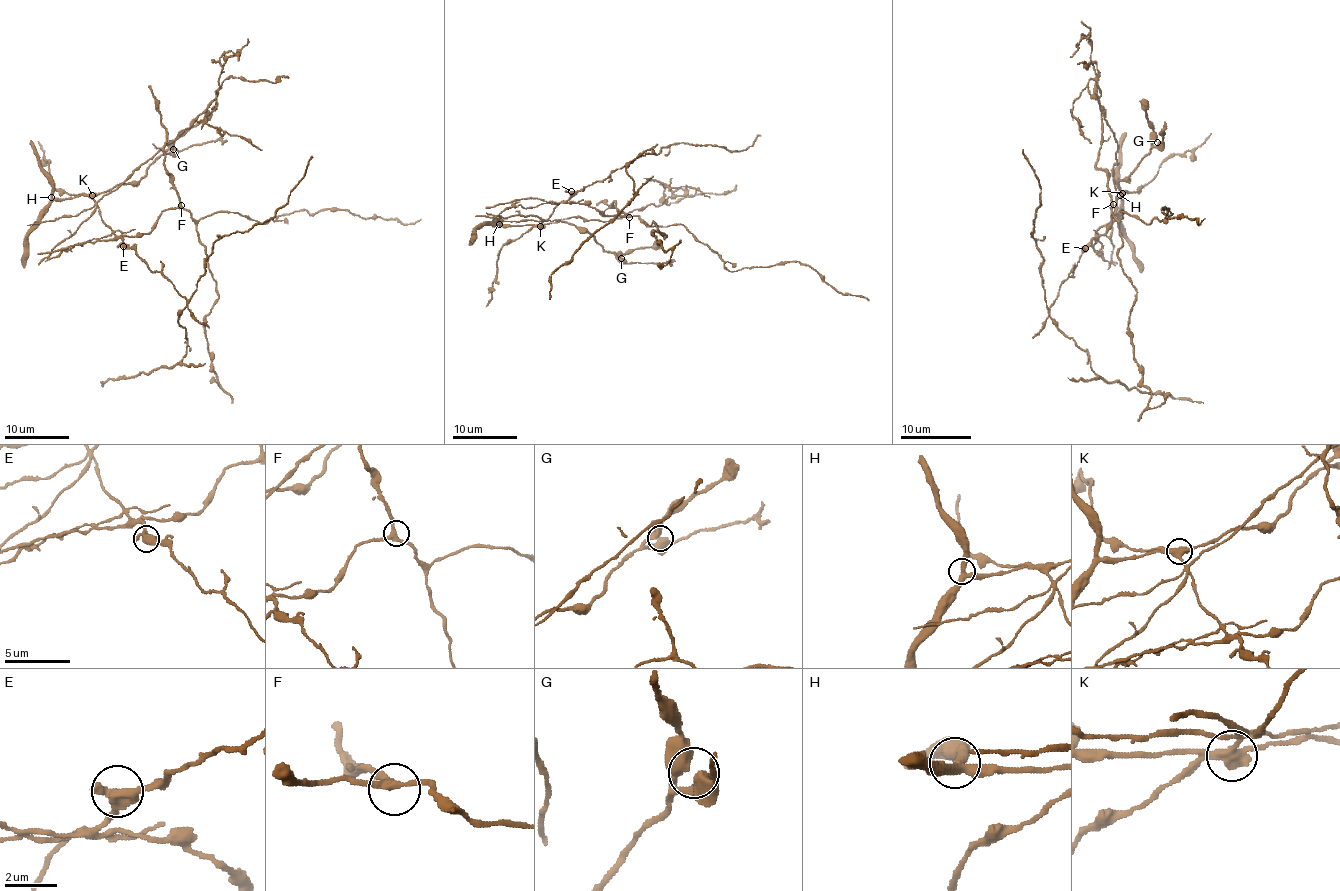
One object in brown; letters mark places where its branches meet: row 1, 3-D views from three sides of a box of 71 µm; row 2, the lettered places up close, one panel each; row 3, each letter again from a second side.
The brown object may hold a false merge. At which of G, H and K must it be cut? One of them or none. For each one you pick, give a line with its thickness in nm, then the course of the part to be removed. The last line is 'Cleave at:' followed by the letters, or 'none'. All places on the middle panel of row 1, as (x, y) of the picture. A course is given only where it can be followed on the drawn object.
K: 400 nm thick; foreign part runs (541, 225), (560, 203), (683, 224), (729, 271), (799, 261), (868, 301)
Cleave at: K

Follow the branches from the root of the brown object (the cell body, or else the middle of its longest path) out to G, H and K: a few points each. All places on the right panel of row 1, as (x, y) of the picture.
G: (1101, 236), (1095, 236), (1113, 218), (1117, 209), (1117, 182), (1124, 181), (1157, 142)
H: (1101, 236), (1095, 236), (1113, 218), (1117, 200), (1122, 193), (1122, 197), (1120, 195)
K: (1101, 236), (1095, 236), (1113, 218), (1117, 200), (1122, 193)

